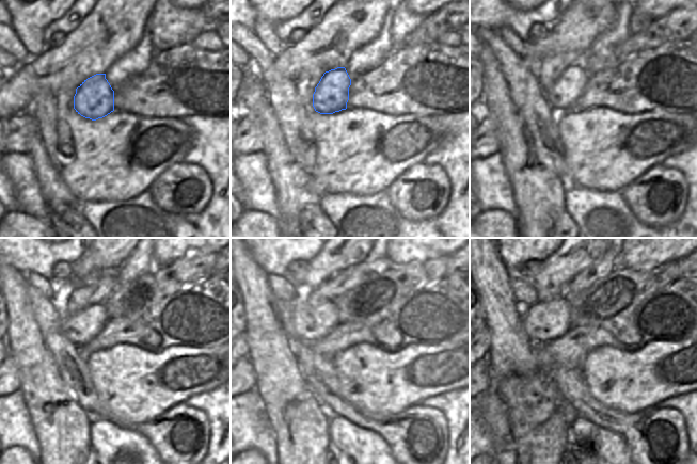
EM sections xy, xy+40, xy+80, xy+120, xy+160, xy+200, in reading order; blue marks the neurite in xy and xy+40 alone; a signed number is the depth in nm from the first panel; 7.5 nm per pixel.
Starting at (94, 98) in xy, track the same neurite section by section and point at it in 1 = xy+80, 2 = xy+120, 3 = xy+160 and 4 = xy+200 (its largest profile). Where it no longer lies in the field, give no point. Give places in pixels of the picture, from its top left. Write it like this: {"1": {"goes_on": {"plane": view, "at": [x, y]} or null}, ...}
{"1": {"goes_on": {"plane": "xy+80", "at": [564, 94]}}, "2": {"goes_on": {"plane": "xy+120", "at": [80, 329]}}, "3": {"goes_on": {"plane": "xy+160", "at": [311, 323]}}, "4": {"goes_on": {"plane": "xy+200", "at": [544, 321]}}}

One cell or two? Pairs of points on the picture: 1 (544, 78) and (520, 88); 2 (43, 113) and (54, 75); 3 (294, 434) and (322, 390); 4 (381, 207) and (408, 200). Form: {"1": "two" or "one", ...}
{"1": "two", "2": "two", "3": "two", "4": "two"}

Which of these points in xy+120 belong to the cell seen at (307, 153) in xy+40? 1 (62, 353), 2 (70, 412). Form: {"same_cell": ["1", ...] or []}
{"same_cell": ["1"]}

